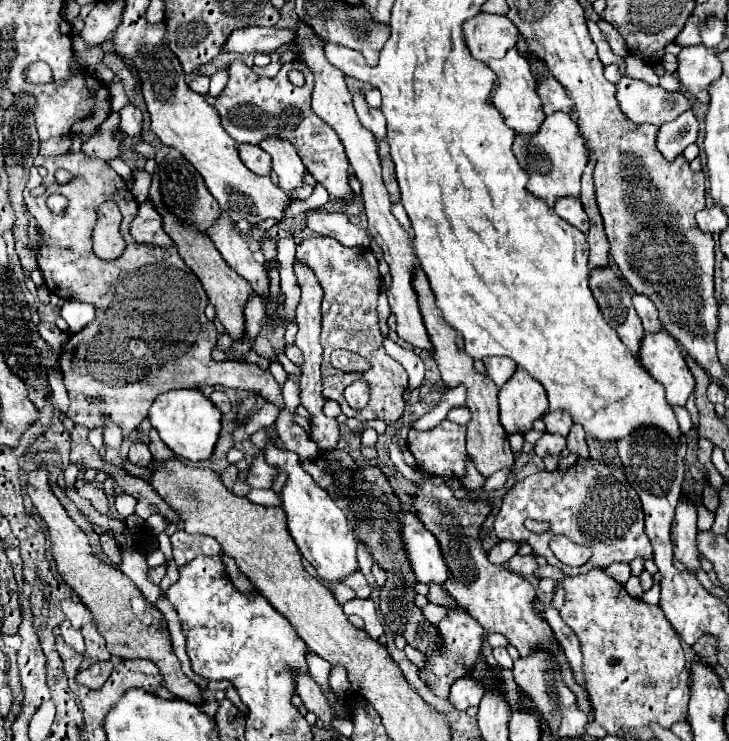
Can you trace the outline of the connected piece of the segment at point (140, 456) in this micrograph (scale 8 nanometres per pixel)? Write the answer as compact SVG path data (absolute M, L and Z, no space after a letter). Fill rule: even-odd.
M136 442L132 448L130 448L130 454L128 454L128 460L132 464L138 464L140 468L148 468L150 462L152 462L152 454L148 450L148 446L140 446L142 442Z

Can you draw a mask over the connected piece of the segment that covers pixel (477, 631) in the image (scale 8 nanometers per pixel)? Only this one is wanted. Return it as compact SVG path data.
M458 606L456 610L450 610L448 616L438 624L438 632L442 636L442 652L440 654L432 654L426 656L426 664L428 670L420 672L420 678L432 688L432 692L440 698L448 698L450 686L456 678L462 678L470 672L472 664L476 662L476 656L484 644L484 630L480 626L480 622L476 622L476 618L472 618L468 614L468 610L464 610L462 606Z

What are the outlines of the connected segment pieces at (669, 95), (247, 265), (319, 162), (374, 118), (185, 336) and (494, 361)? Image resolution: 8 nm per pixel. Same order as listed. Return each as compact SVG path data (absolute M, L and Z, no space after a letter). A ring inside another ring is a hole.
M624 74L616 86L616 100L632 122L654 126L662 126L690 108L682 92L668 92L662 86L650 86Z
M222 214L220 220L216 220L216 226L208 230L208 236L216 244L226 264L232 270L236 270L244 280L248 280L254 292L270 296L270 278L268 278L264 264L258 264L252 258L248 242L244 240L244 236L238 234L236 226L226 214Z
M234 60L228 66L230 80L220 96L214 100L214 108L220 114L222 128L236 140L236 144L260 144L264 138L284 138L292 142L298 150L308 172L328 190L330 198L352 198L352 190L348 186L348 158L344 154L344 146L336 134L324 120L320 120L310 108L310 92L314 88L312 72L302 62L282 64L278 76L266 78L256 76L244 60ZM290 70L302 70L306 76L306 84L302 88L294 86L288 80Z
M354 92L352 96L354 96L354 108L356 108L356 114L358 114L360 122L366 124L366 128L374 134L376 140L386 138L386 120L384 120L384 114L380 110L370 108L360 92Z
M82 152L38 158L36 164L32 166L24 200L40 230L36 262L44 274L44 284L62 300L90 302L96 308L94 322L72 334L60 354L60 370L70 396L66 416L74 424L104 430L104 420L110 418L122 428L124 436L130 436L146 418L154 398L172 388L240 386L284 408L282 390L270 370L258 364L254 364L254 370L230 370L230 364L214 362L212 350L218 340L218 330L204 314L208 296L202 282L188 270L176 246L164 250L132 242L130 222L138 204L126 188L126 182L108 164L88 158ZM36 164L48 170L48 178L38 174ZM60 168L72 172L74 178L68 184L56 182L54 174ZM36 186L46 186L44 194L32 196L30 190ZM48 192L58 192L68 198L64 214L48 212ZM106 200L116 200L124 216L120 232L126 240L126 250L116 260L100 260L92 252L94 206ZM88 396L100 396L104 404L90 404Z
M492 356L492 358L484 358L484 364L486 364L488 376L494 380L494 384L498 388L502 388L512 378L512 374L516 372L516 362L512 362L512 358ZM488 360L490 360L490 364L488 364Z

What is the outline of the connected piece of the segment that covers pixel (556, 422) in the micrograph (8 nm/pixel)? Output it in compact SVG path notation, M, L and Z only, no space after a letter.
M546 412L544 424L546 424L546 432L560 434L560 436L566 438L570 428L572 428L572 418L570 418L568 412Z

